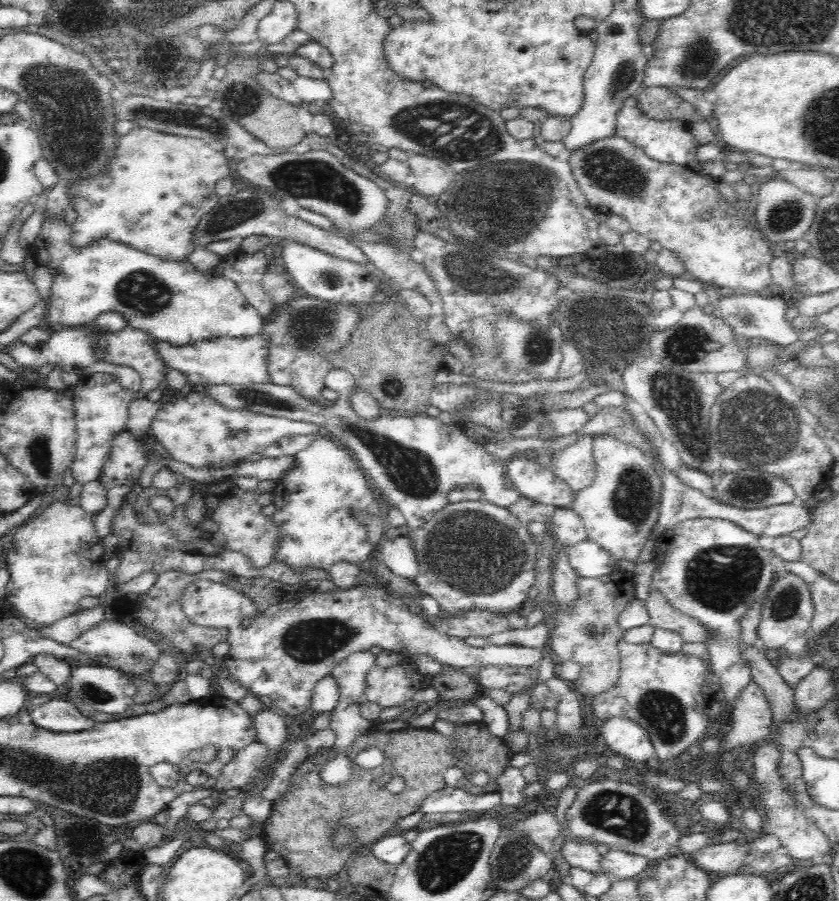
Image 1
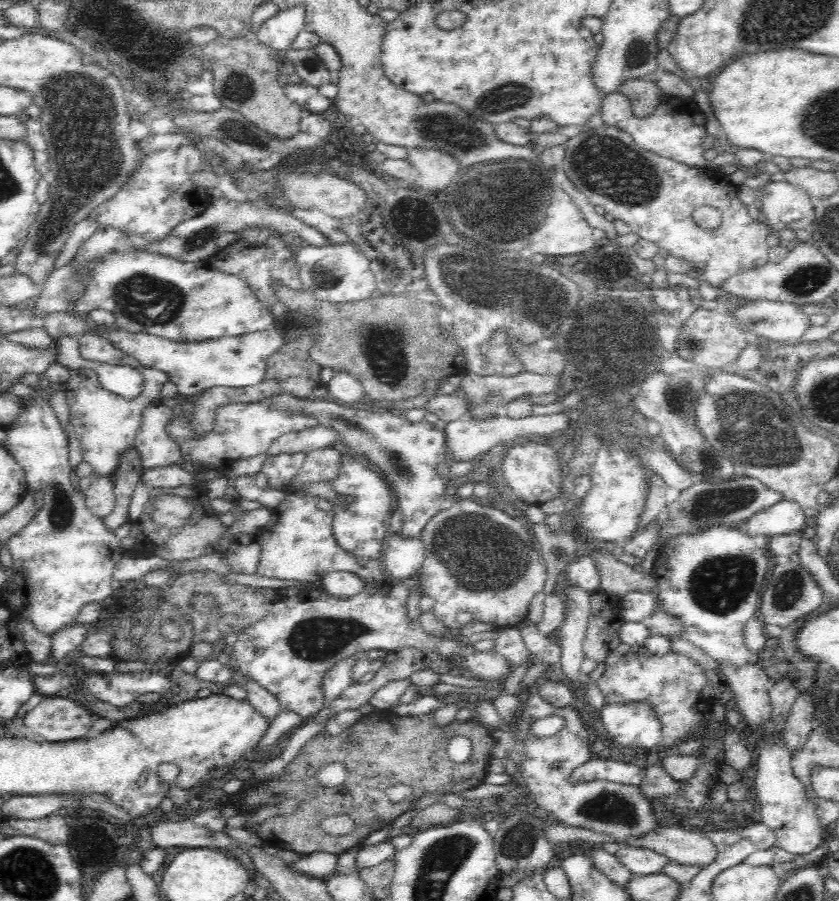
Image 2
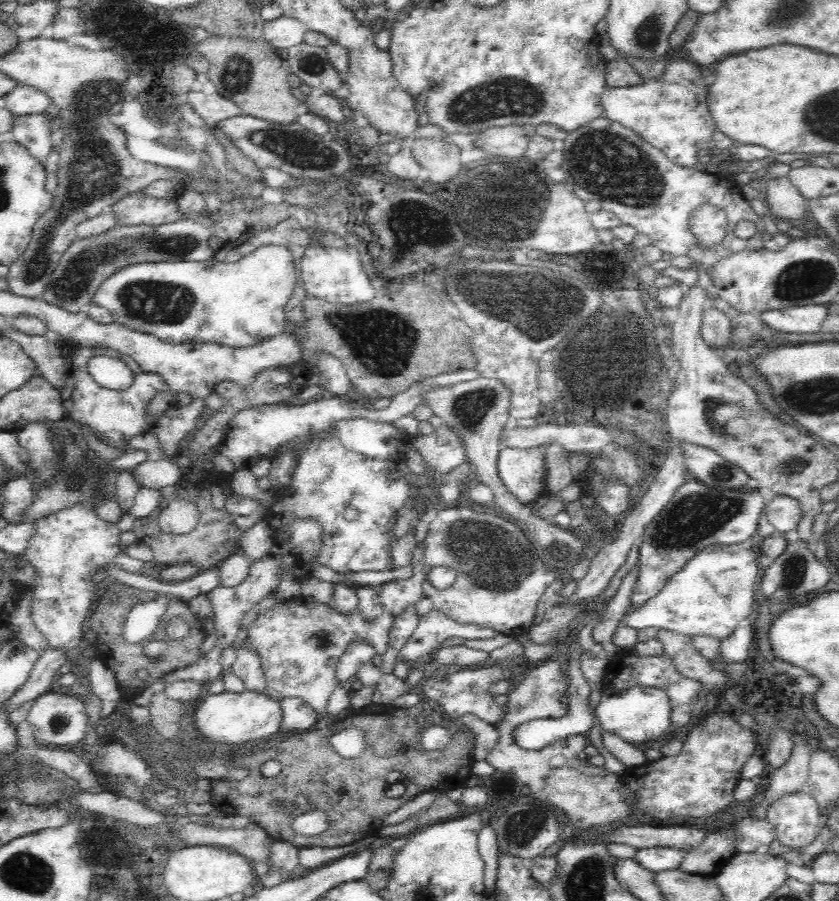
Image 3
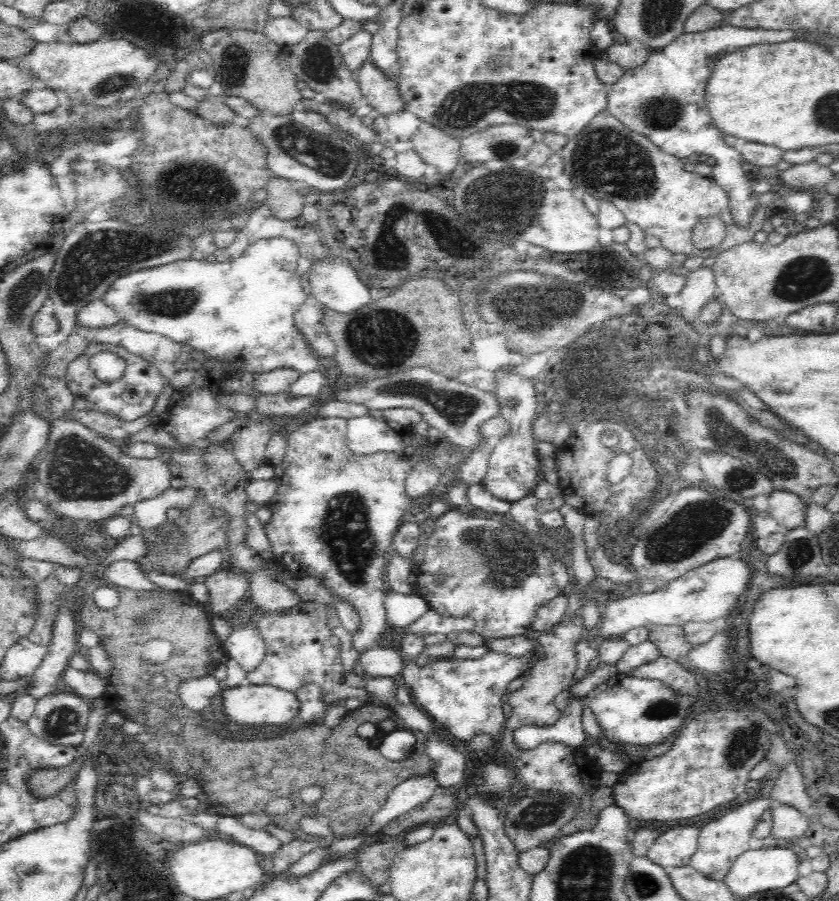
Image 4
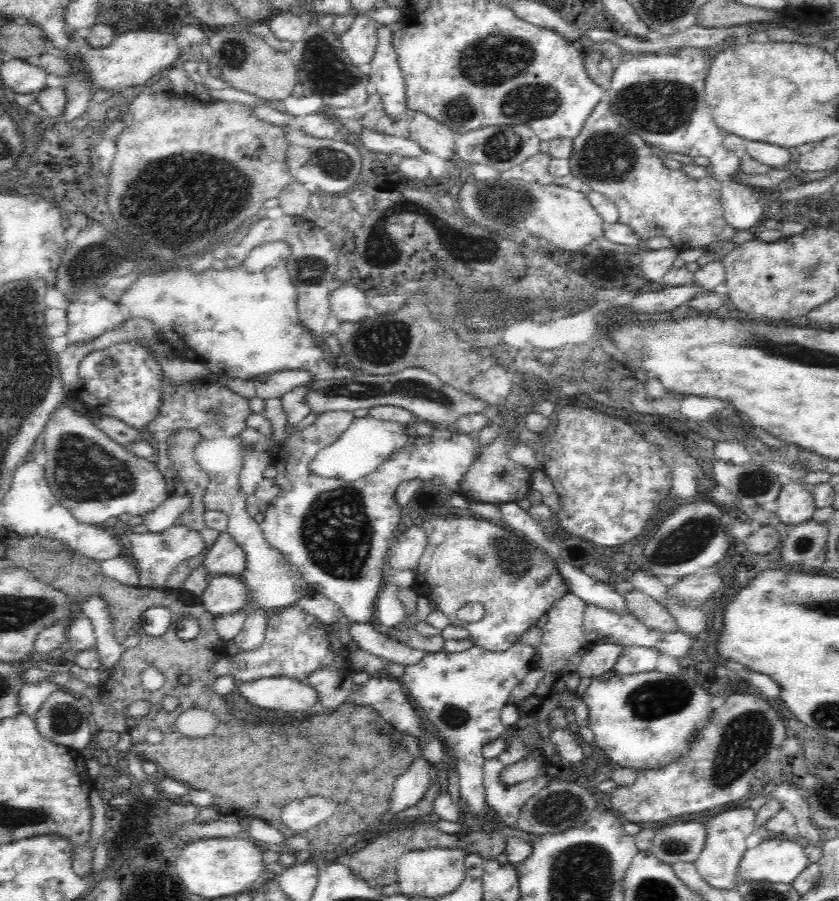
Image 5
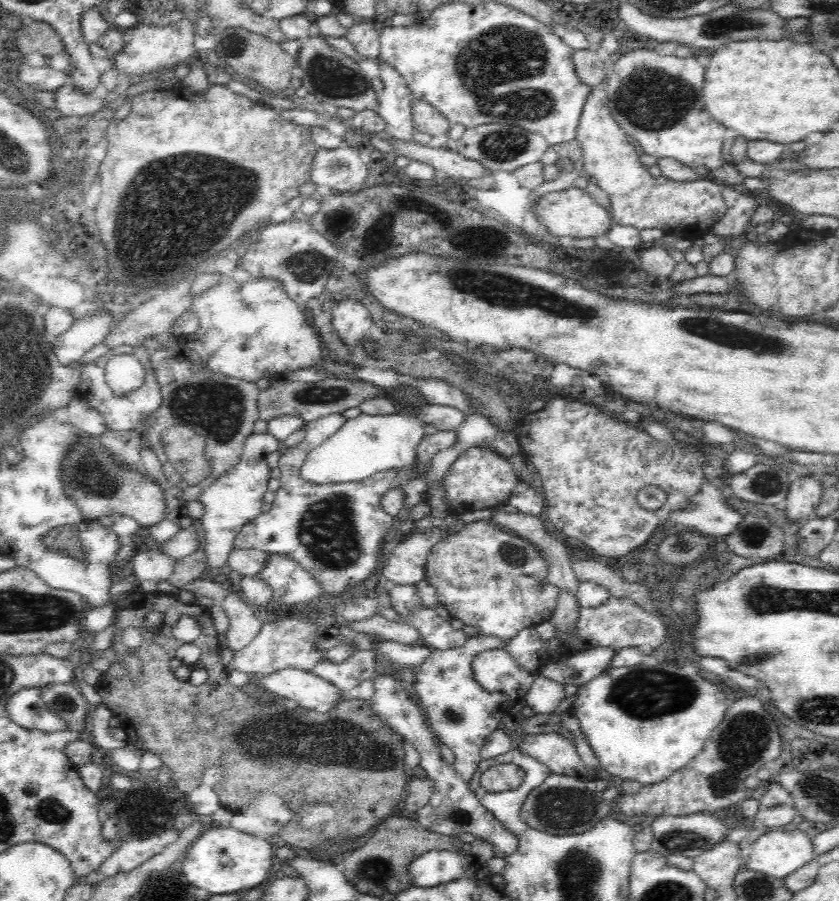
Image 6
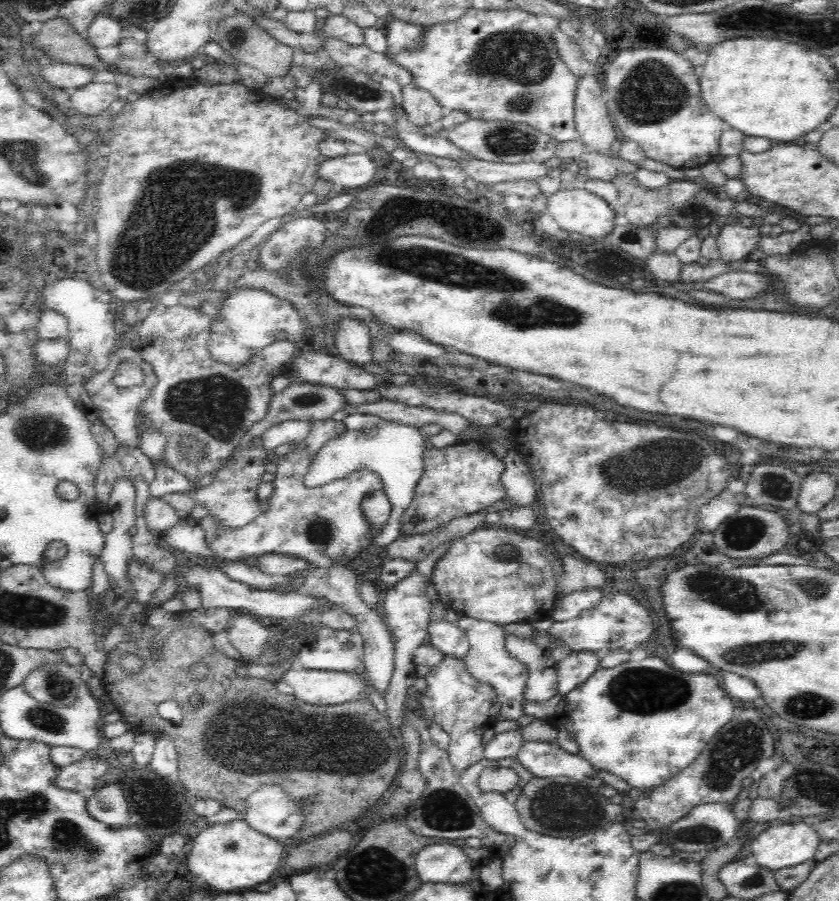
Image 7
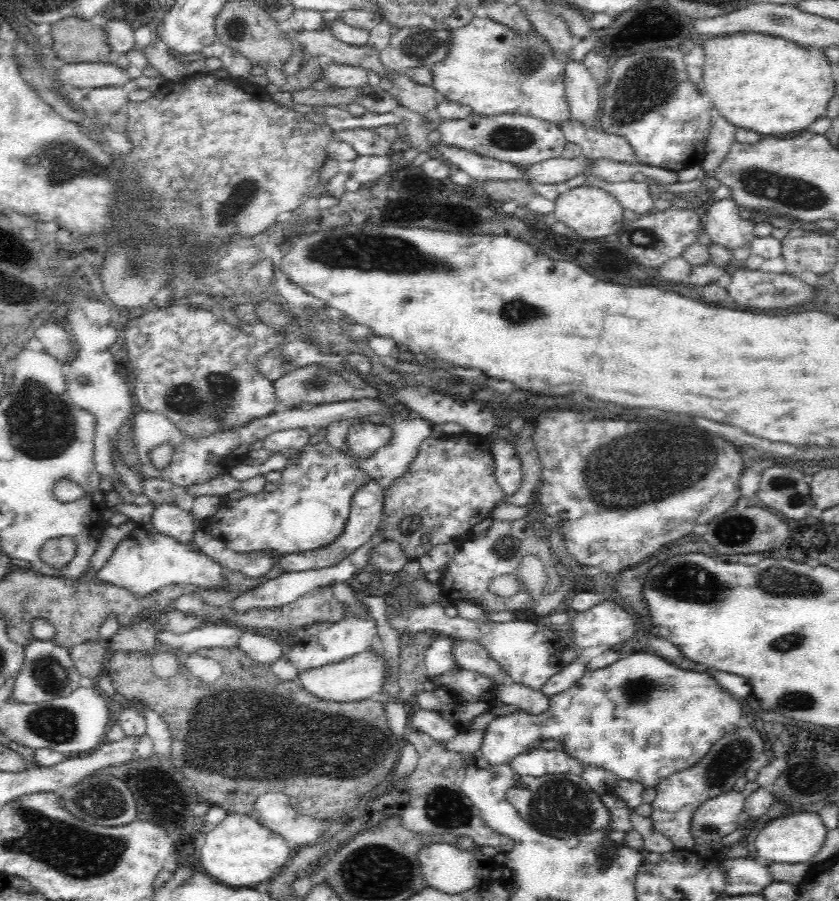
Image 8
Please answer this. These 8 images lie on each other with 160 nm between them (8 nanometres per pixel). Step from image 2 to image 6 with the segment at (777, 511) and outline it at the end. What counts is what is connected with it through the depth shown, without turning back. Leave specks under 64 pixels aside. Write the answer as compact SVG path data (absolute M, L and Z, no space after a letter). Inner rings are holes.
M817 475L793 480L788 486L786 506L782 513L792 522L802 522L814 516L822 496L822 488L823 485Z

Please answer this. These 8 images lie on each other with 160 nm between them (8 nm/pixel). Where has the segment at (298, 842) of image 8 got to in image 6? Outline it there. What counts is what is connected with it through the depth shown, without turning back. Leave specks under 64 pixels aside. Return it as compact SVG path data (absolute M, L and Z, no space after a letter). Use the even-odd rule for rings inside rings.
M262 794L246 810L232 816L226 826L258 839L274 841L278 830L290 820L291 810L280 797Z

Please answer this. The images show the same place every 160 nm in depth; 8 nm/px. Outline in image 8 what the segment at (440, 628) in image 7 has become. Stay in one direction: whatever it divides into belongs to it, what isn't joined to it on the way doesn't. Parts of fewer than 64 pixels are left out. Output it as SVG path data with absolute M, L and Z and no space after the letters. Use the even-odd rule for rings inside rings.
M447 633L446 639L452 641L452 654L457 666L479 672L491 678L494 683L500 682L507 672L487 653L487 650L475 640L453 638Z

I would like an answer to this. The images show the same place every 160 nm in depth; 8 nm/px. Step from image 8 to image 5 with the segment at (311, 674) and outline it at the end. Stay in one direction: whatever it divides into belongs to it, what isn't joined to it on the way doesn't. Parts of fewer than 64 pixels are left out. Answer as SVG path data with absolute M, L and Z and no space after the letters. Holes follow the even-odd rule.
M288 677L261 678L260 680L238 683L236 690L248 704L260 710L280 710L310 714L318 697L316 690L307 682Z

